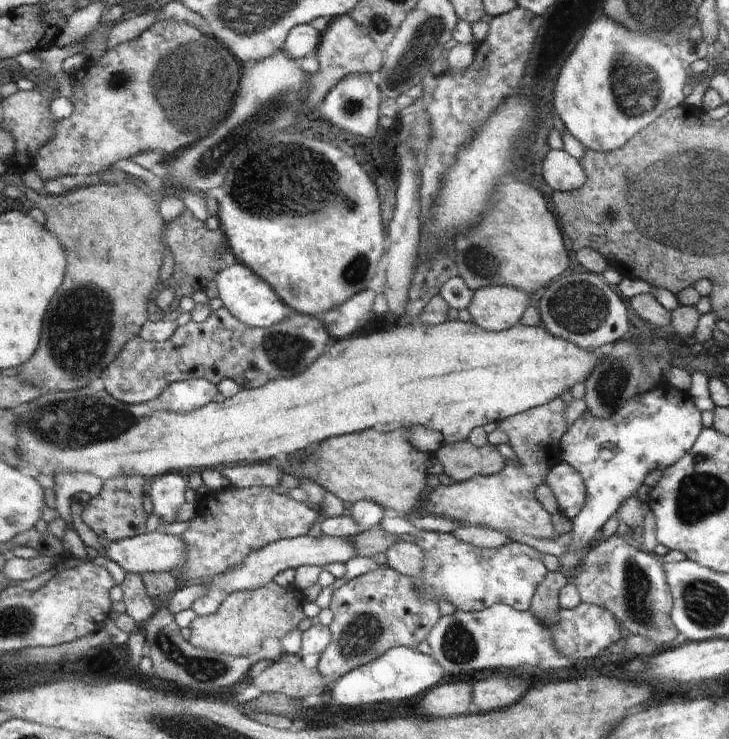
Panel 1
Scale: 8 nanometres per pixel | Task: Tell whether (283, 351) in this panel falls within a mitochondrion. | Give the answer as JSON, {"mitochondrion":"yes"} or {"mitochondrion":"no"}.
{"mitochondrion":"yes"}

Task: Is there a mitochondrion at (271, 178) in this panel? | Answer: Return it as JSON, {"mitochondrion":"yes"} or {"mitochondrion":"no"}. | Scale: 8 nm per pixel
{"mitochondrion":"yes"}

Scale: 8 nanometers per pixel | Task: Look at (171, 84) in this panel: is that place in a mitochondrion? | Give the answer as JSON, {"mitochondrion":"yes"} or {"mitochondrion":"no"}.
{"mitochondrion":"yes"}

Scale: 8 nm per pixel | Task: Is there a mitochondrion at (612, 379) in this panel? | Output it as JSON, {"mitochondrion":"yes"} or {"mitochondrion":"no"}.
{"mitochondrion":"yes"}

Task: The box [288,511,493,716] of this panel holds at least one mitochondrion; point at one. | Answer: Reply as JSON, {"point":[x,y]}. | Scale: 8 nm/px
{"point":[361,634]}

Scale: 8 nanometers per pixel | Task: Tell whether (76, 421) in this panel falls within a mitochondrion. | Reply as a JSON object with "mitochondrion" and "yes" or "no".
{"mitochondrion":"yes"}

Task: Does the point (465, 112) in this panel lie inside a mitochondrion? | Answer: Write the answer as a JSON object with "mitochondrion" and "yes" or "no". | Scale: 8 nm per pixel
{"mitochondrion":"no"}

